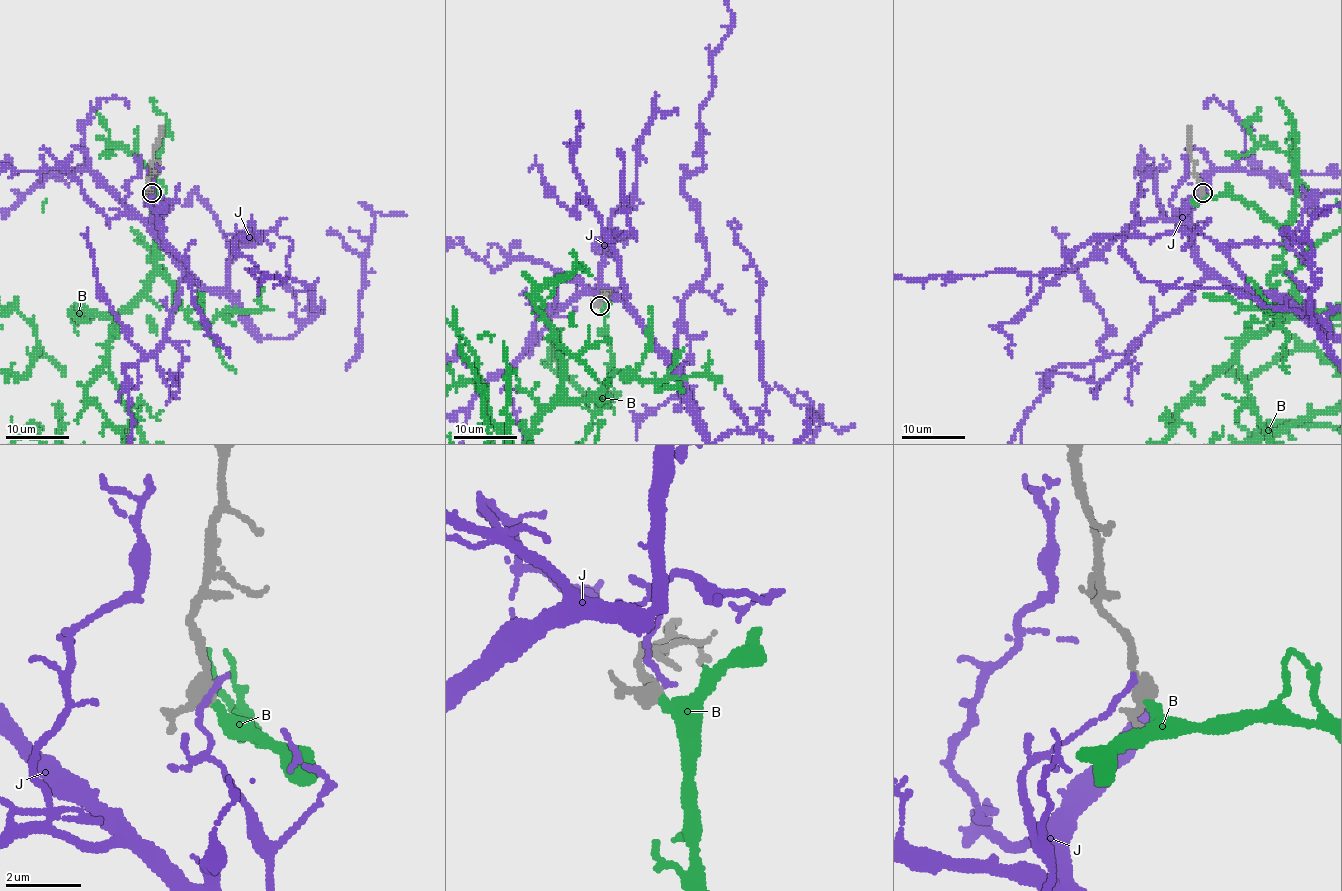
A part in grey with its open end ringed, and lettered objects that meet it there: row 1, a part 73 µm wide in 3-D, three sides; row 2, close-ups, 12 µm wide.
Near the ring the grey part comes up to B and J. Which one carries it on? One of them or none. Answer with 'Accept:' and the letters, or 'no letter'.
Accept: B

